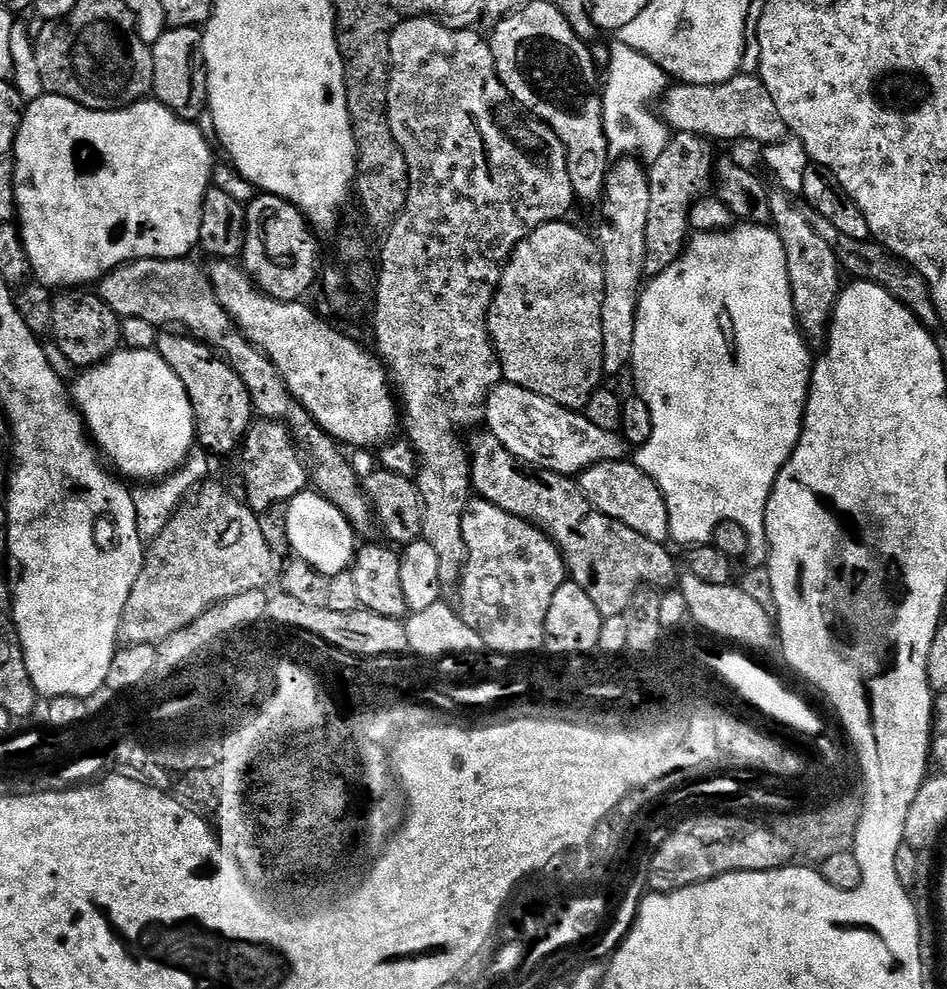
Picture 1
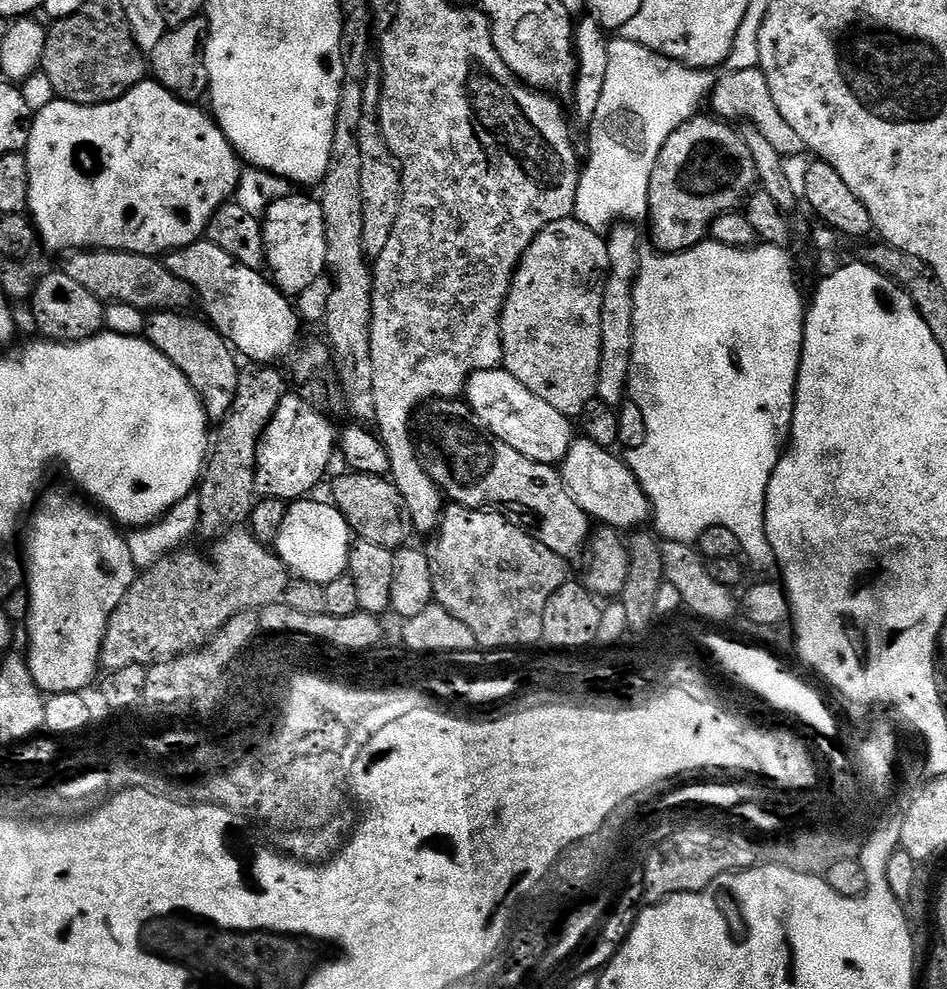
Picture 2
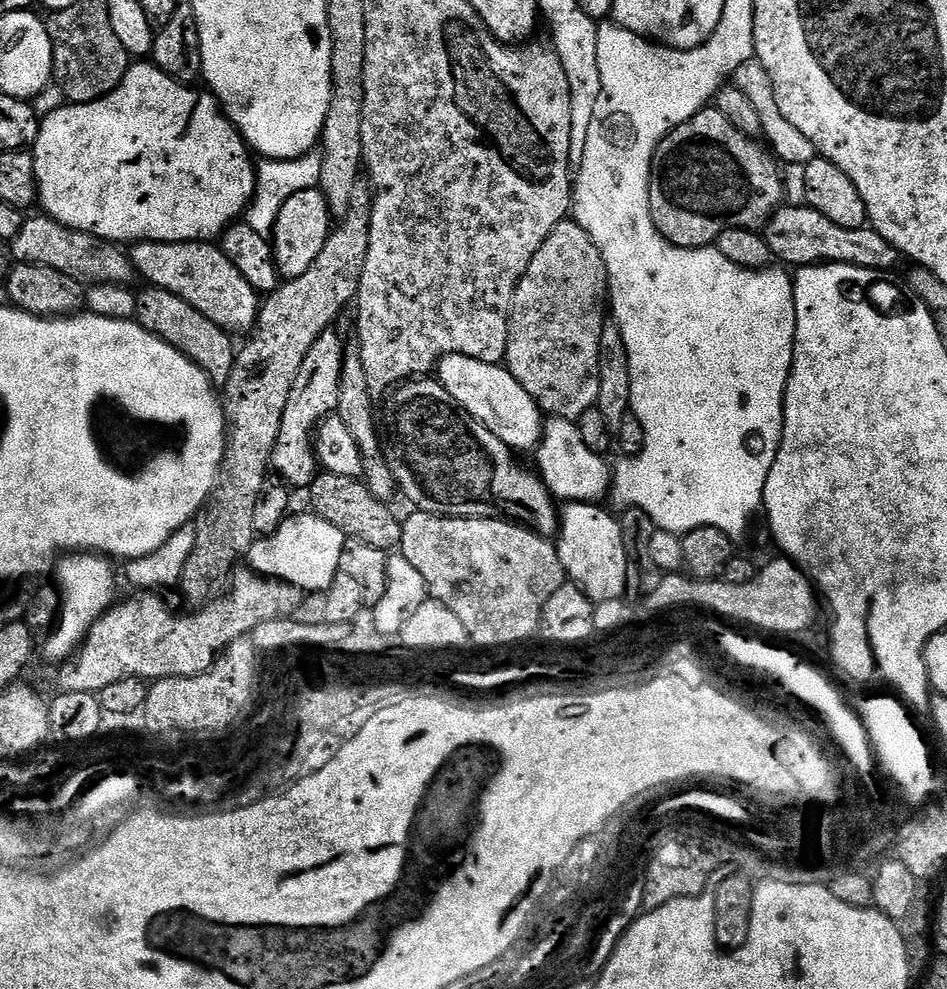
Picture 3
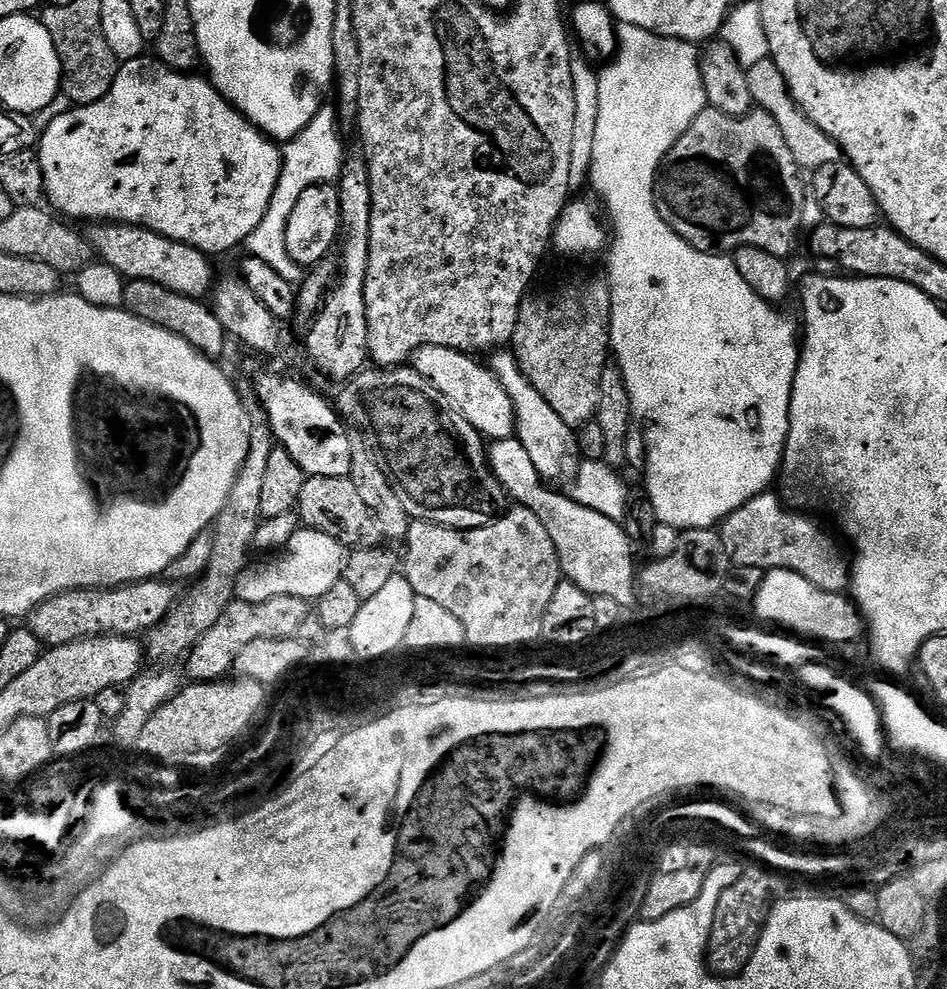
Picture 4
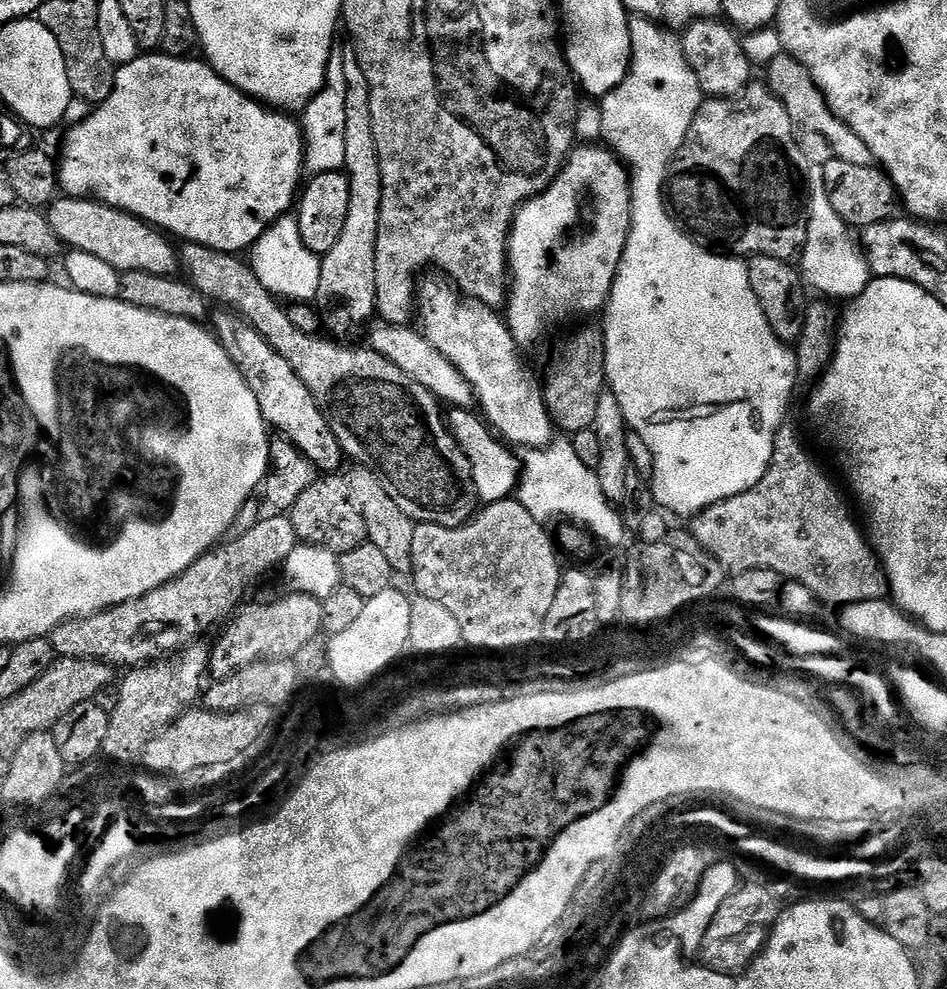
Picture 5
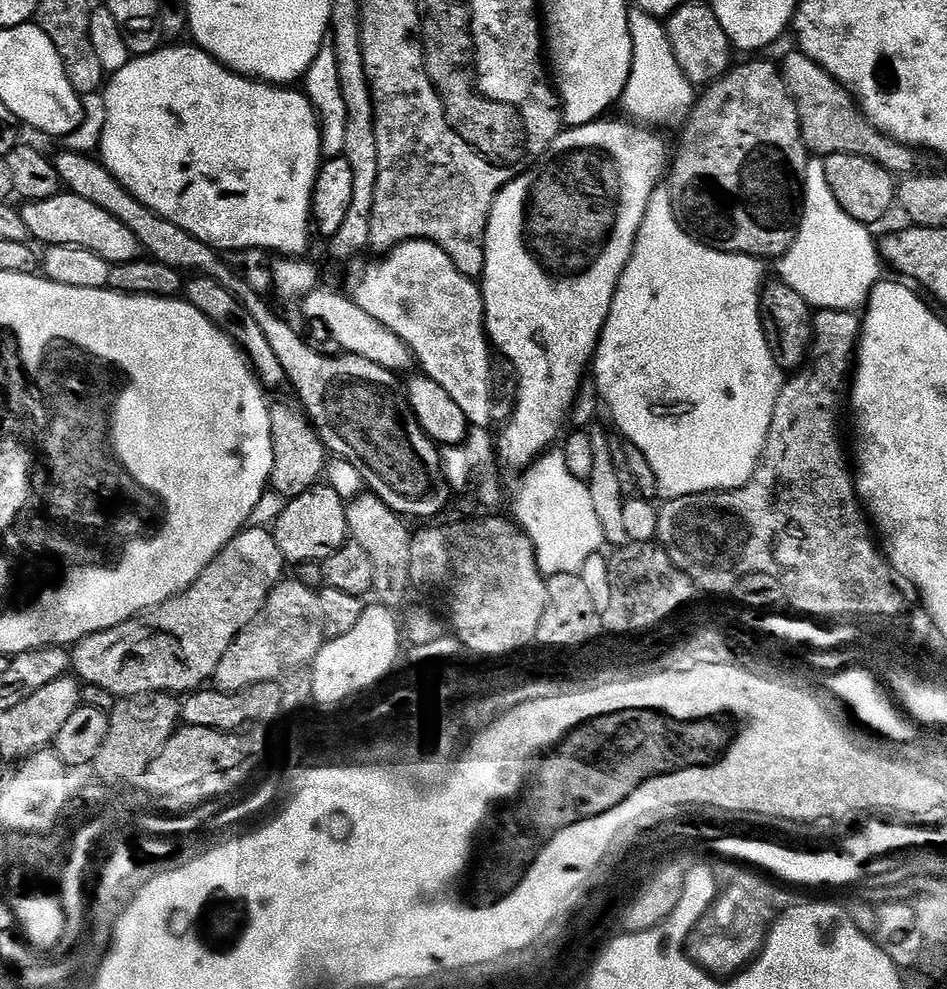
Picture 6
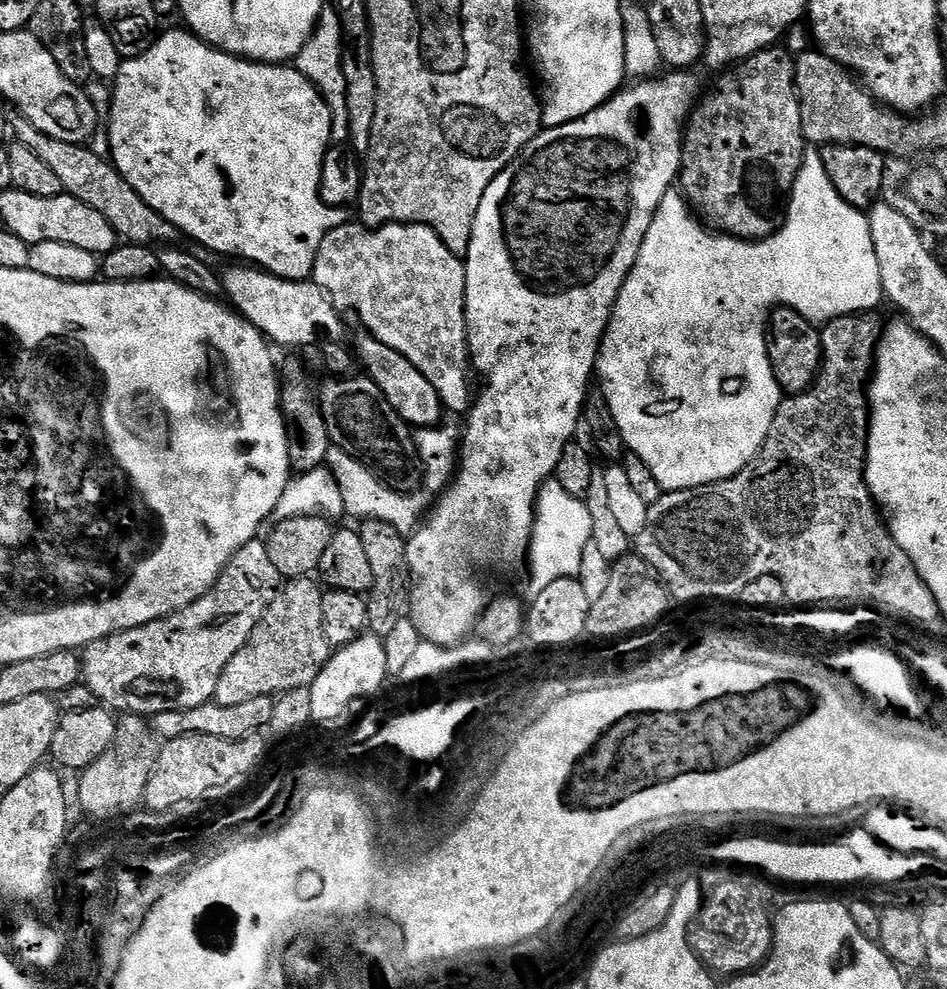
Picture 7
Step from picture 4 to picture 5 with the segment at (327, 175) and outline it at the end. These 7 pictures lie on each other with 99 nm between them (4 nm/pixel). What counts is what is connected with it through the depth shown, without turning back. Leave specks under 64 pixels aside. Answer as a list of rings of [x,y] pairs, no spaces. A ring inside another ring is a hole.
[[[333,50],[326,66],[324,88],[302,109],[304,171],[317,176],[341,171],[346,162],[346,74],[342,71],[344,52]],[[295,215],[280,216],[265,230],[250,249],[250,263],[264,289],[284,302],[312,302],[318,294],[318,278],[322,278],[321,257],[306,250],[298,234]]]

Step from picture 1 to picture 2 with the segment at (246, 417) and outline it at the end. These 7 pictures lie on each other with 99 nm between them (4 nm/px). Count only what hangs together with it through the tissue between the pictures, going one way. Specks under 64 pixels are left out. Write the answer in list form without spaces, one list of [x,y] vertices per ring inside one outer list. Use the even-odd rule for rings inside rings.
[[[156,310],[145,319],[143,339],[167,358],[188,379],[198,394],[209,421],[224,420],[234,406],[242,369],[236,365],[237,353],[218,329],[199,315],[187,316],[184,310]]]

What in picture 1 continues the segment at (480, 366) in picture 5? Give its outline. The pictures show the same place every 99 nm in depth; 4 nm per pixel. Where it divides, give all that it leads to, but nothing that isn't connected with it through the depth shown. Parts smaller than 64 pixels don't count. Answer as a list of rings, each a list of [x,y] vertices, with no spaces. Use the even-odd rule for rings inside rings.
[[[623,459],[595,464],[579,473],[578,485],[581,494],[602,514],[659,544],[669,539],[670,514],[662,490],[636,463]]]

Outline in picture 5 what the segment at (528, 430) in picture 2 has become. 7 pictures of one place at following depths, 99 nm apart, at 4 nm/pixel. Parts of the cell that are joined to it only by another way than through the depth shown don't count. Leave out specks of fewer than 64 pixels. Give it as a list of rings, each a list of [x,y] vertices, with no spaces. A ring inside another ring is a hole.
[[[383,322],[377,323],[377,325],[372,332],[372,340],[370,340],[370,347],[373,350],[385,356],[390,362],[394,362],[394,366],[398,366],[398,370],[402,370],[402,374],[406,374],[410,378],[414,378],[414,382],[426,386],[426,390],[434,393],[437,400],[445,405],[467,409],[473,407],[472,388],[466,382],[466,378],[462,378],[459,370],[446,358],[442,358],[442,354],[438,354],[438,350],[434,350],[434,346],[430,346],[427,338],[415,327],[412,329],[412,326]]]

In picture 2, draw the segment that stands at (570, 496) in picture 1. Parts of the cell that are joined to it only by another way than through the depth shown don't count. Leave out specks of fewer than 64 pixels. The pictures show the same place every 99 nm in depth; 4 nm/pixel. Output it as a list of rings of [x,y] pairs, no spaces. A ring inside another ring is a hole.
[[[460,398],[430,400],[420,405],[414,424],[418,429],[419,455],[431,475],[438,478],[451,503],[505,516],[514,526],[540,540],[546,550],[554,550],[565,562],[585,551],[593,521],[570,497],[555,465],[536,463],[507,446],[478,423],[472,407]]]

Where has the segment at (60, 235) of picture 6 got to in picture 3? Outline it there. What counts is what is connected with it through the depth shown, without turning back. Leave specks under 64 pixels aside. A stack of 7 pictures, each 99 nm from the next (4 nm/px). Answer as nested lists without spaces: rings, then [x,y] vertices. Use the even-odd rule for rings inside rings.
[[[142,240],[133,243],[130,248],[132,265],[137,275],[151,287],[170,290],[181,296],[194,310],[202,310],[210,322],[223,328],[229,334],[236,332],[251,333],[258,323],[262,307],[261,293],[256,292],[230,262],[220,246],[212,242],[191,240],[190,242],[150,242]]]

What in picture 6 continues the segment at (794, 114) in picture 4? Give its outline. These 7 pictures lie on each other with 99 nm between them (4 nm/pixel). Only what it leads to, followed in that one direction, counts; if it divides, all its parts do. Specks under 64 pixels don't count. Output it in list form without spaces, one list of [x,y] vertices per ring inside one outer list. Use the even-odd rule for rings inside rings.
[[[799,50],[790,53],[782,62],[782,71],[788,93],[796,103],[802,138],[809,153],[820,158],[830,154],[858,154],[870,158],[870,162],[878,162],[878,166],[893,174],[908,174],[915,169],[912,167],[916,164],[917,153],[889,136],[883,136],[864,117],[851,94],[806,53]]]

